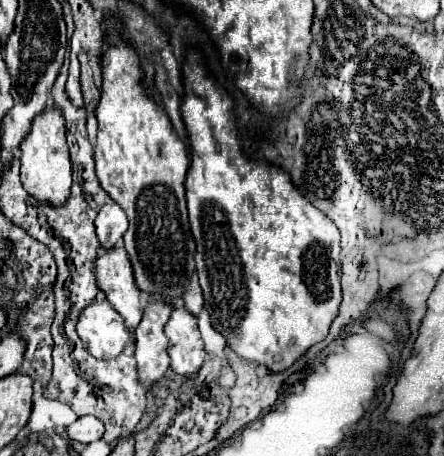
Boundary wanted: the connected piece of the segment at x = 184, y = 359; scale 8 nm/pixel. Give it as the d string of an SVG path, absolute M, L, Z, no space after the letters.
M178 307L178 311L172 311L172 317L166 323L164 331L170 339L168 355L172 371L178 375L198 373L200 365L204 363L206 351L196 317L190 315L184 307Z

